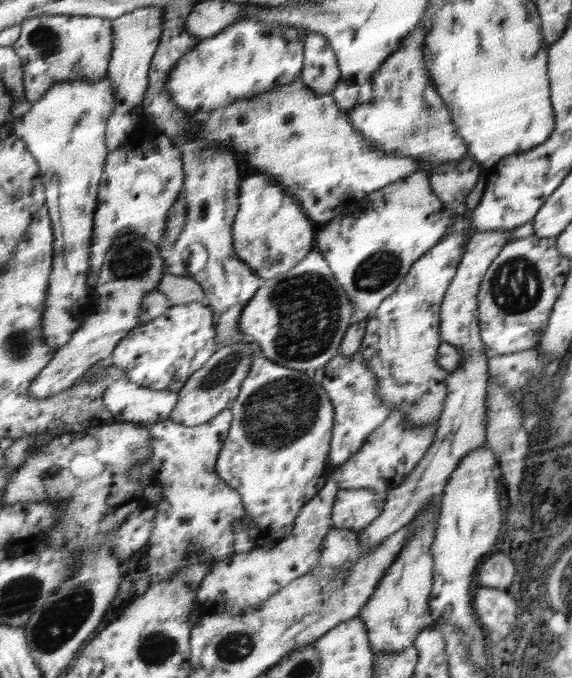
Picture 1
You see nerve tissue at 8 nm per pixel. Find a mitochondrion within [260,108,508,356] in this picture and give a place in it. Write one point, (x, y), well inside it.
(379, 269)

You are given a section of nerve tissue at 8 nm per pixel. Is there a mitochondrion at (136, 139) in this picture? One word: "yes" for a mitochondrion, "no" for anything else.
no

